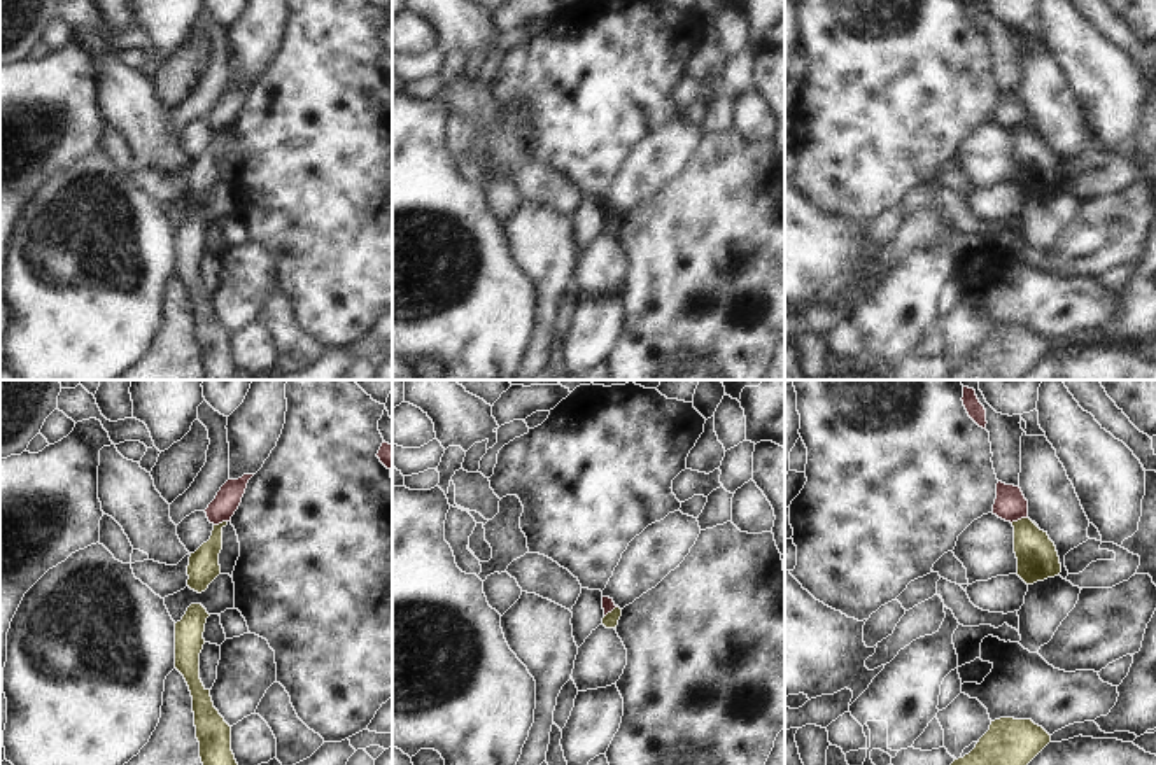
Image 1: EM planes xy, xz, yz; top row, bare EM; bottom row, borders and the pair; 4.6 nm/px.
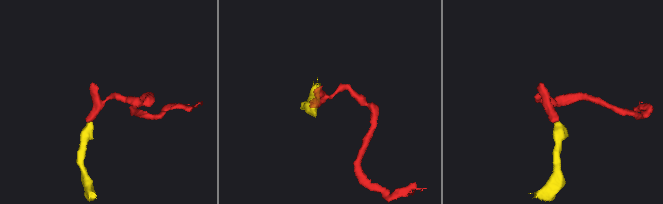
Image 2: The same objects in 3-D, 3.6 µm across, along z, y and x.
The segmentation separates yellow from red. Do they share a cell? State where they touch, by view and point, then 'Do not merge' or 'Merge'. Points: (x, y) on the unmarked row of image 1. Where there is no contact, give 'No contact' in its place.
Touches yellow at yz (1018, 128). Do not merge.

